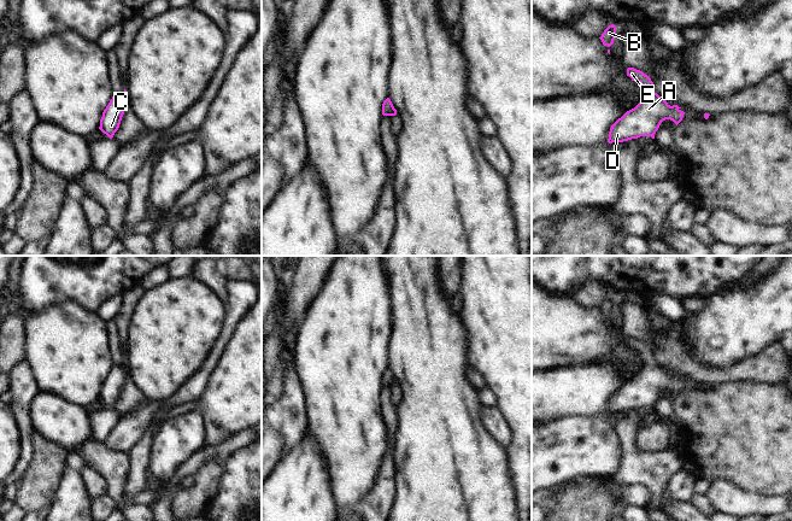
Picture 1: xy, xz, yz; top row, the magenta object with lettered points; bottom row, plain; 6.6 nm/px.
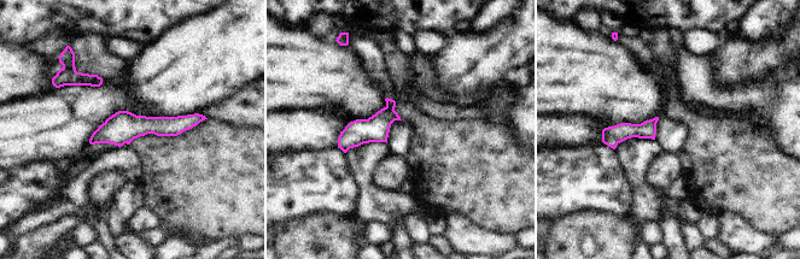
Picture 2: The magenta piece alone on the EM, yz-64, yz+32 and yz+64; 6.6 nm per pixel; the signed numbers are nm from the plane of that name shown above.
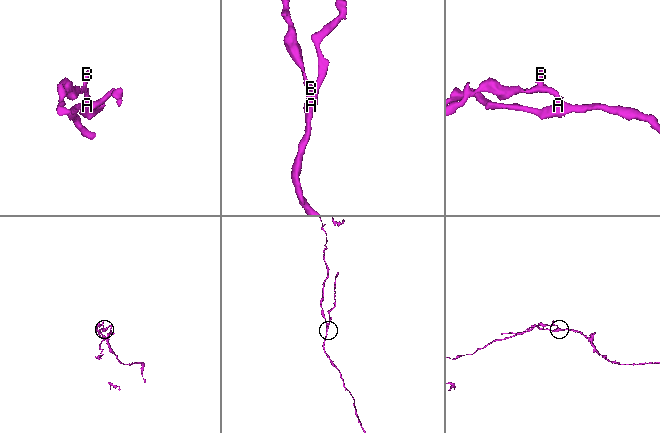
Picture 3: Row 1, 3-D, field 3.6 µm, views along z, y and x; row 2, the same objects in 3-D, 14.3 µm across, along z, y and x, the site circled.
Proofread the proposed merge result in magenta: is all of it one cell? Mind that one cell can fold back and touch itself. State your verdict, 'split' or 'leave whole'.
leave whole

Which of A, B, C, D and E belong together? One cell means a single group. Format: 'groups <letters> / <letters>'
groups A B C D E

